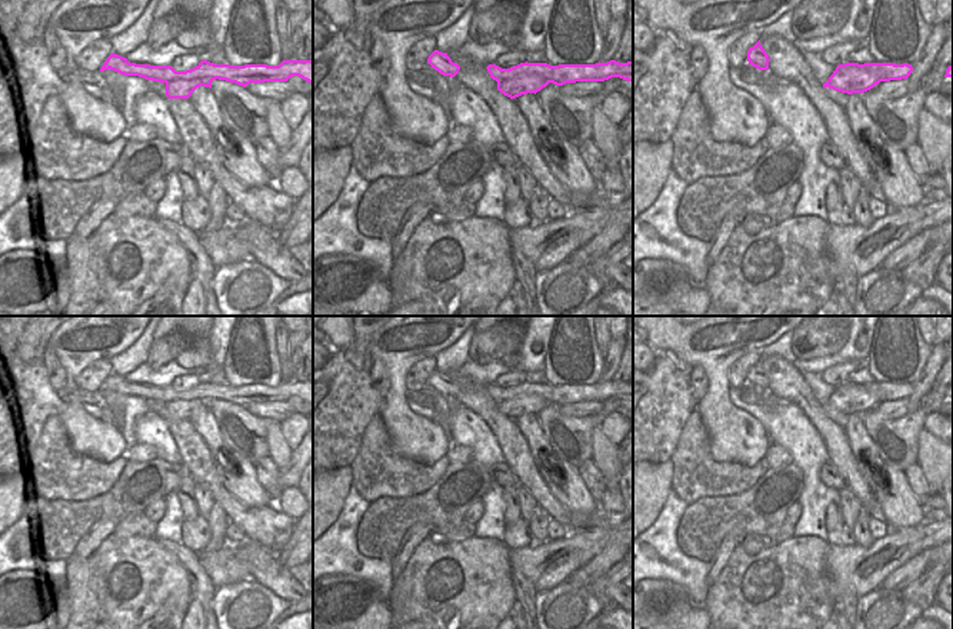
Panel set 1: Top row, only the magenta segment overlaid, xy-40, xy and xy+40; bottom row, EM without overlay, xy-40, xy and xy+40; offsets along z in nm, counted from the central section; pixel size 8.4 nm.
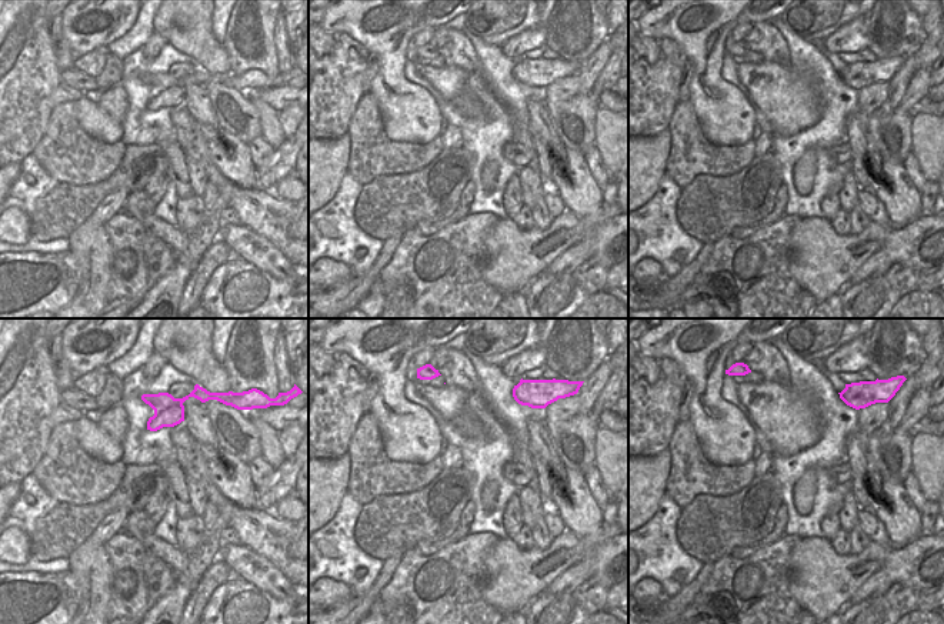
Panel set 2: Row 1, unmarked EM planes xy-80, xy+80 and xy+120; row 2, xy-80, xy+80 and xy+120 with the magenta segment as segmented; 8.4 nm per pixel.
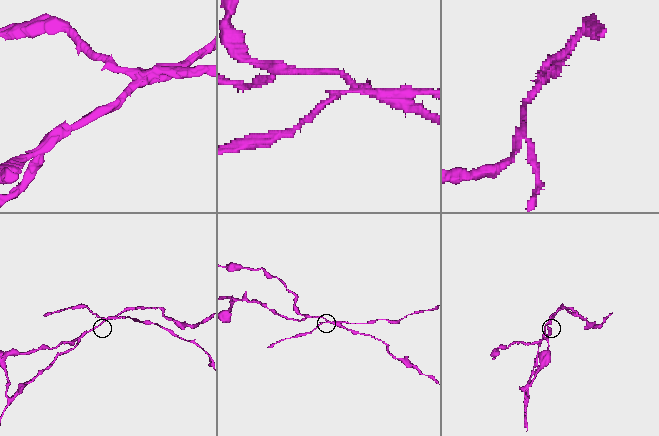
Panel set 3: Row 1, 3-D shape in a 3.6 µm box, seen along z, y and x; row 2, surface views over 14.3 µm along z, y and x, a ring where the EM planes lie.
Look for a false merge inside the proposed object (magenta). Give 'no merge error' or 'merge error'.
merge error

